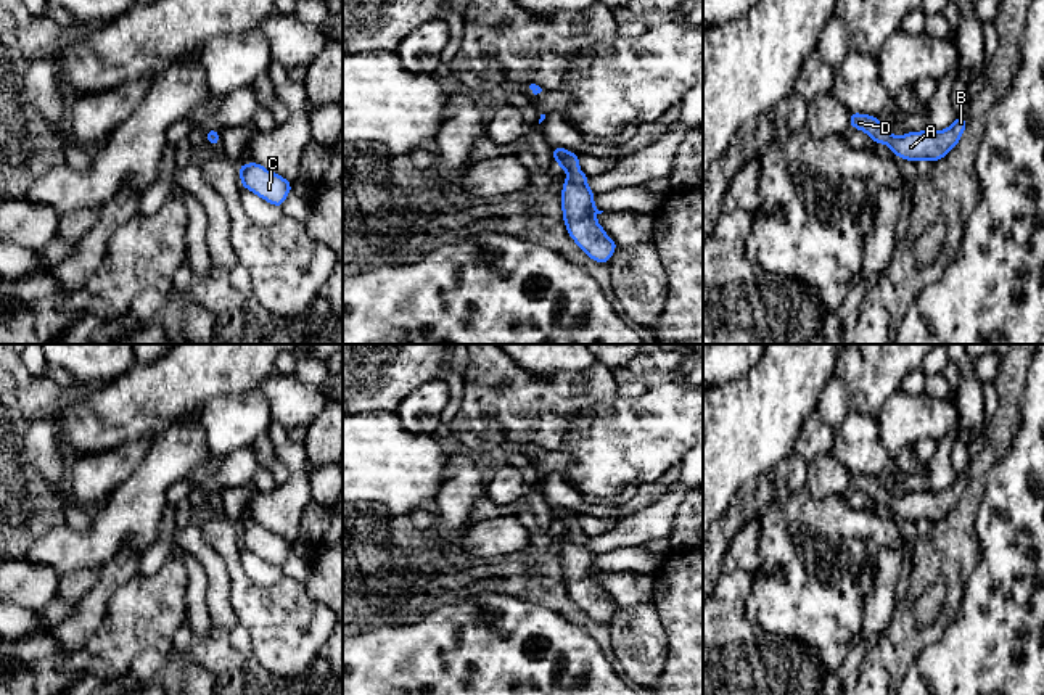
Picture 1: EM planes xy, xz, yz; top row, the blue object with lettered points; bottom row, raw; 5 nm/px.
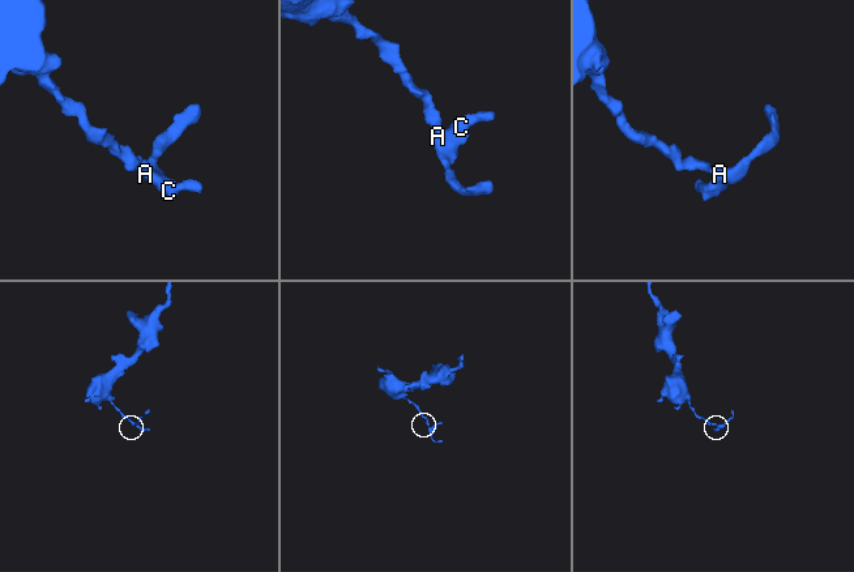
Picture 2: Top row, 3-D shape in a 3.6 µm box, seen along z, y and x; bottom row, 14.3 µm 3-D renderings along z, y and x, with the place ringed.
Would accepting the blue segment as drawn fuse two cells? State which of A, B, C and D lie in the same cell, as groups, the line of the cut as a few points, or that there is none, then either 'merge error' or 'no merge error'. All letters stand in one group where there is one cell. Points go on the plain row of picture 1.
groups A B C D; cut none; no merge error

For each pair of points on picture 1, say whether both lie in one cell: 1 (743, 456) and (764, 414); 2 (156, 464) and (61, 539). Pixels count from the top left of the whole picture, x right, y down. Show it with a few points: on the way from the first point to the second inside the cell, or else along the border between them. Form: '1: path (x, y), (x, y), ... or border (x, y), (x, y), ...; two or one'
1: path (743, 446), (743, 435), (755, 423); one
2: path (142, 491), (94, 539), (89, 539); one

